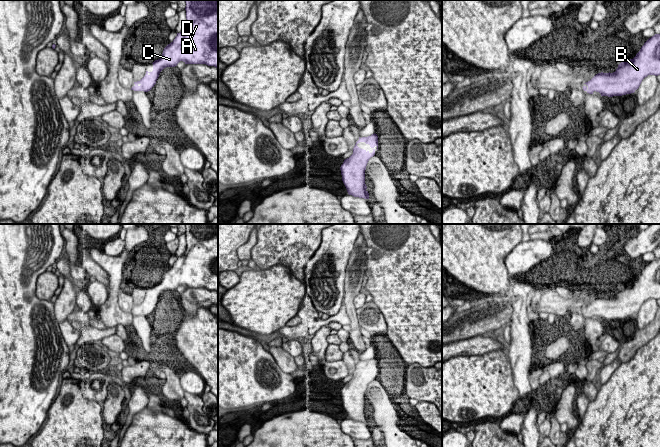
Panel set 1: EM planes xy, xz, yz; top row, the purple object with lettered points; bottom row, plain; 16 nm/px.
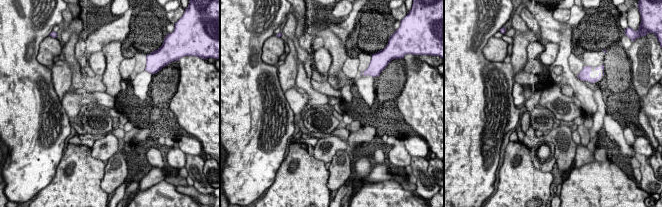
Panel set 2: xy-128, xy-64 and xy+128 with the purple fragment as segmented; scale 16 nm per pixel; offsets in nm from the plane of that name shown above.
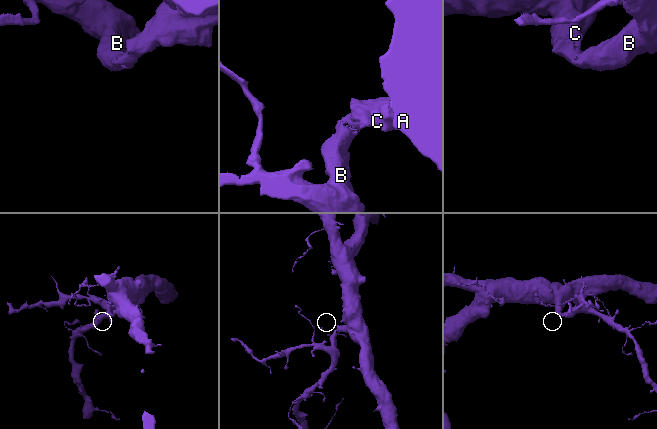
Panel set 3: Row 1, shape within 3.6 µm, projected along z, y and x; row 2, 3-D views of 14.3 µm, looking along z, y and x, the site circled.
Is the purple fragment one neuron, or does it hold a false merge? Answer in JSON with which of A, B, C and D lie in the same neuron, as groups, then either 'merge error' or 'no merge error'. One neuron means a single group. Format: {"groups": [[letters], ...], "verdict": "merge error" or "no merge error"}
{"groups": [["A", "B", "C", "D"]], "verdict": "no merge error"}

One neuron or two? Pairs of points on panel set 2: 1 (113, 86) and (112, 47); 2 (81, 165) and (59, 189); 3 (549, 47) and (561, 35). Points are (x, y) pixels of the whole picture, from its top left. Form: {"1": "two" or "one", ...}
{"1": "one", "2": "one", "3": "two"}

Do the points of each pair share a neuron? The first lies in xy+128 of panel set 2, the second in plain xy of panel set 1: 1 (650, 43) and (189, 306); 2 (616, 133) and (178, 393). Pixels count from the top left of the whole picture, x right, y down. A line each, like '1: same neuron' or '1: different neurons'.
1: same neuron
2: same neuron

